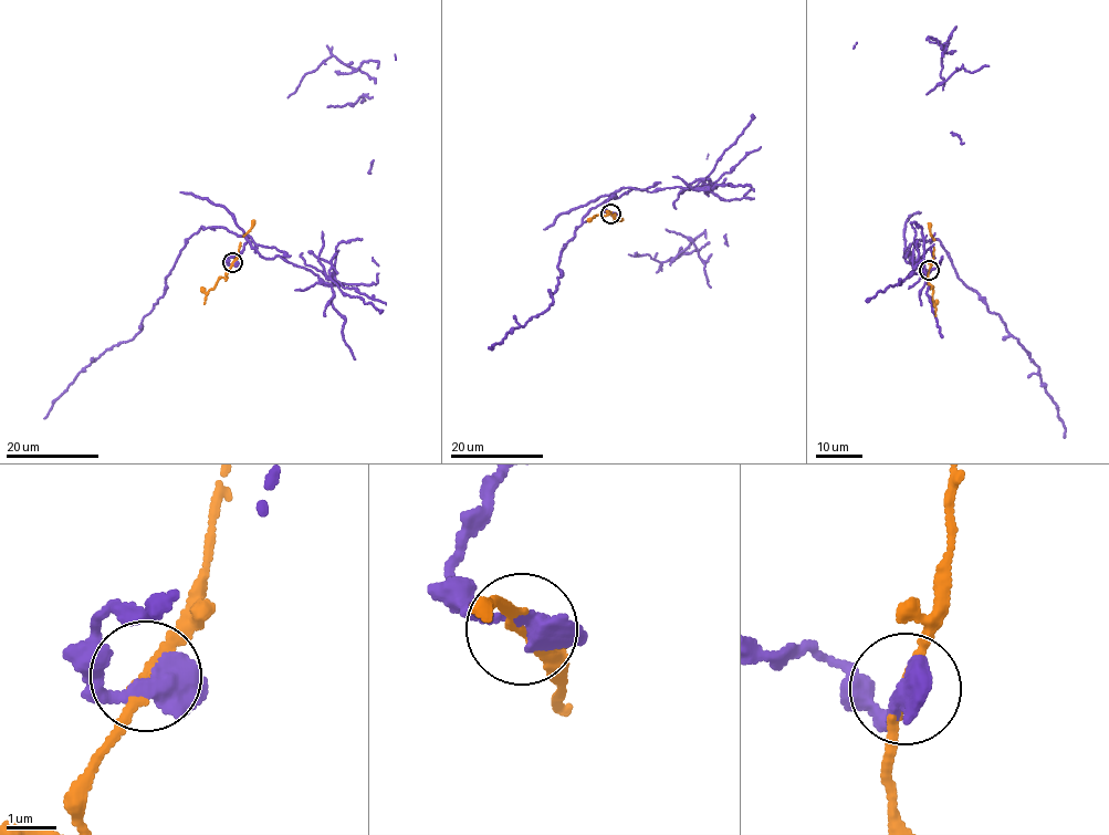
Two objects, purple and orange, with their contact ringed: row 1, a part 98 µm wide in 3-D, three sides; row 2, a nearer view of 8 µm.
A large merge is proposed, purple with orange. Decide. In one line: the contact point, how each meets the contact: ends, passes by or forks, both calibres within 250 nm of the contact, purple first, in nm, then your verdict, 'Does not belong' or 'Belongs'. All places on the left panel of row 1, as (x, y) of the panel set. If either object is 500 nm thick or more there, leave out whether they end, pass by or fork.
Place: (232, 262). Thickness 650 nm (purple) against 150 nm. Does not belong

